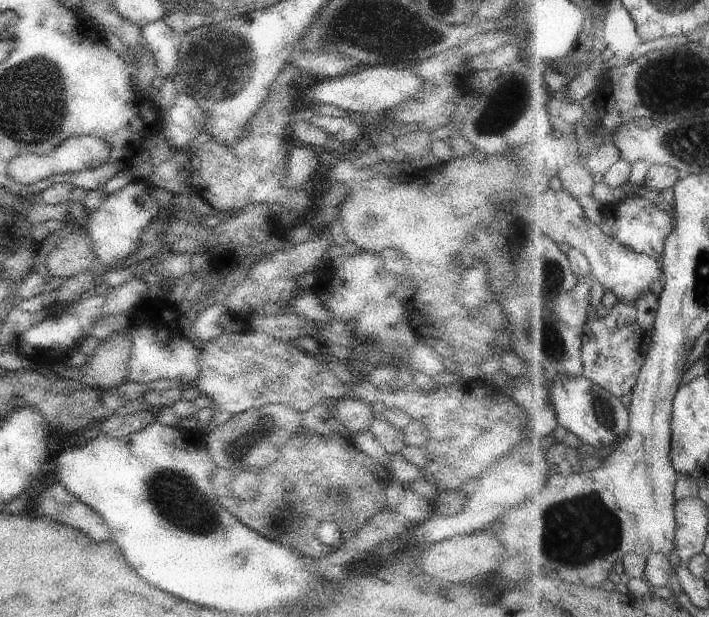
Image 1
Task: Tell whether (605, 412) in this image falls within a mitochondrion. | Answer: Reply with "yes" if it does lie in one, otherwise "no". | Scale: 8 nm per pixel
yes

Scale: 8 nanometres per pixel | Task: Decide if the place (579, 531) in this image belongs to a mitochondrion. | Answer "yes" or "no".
yes

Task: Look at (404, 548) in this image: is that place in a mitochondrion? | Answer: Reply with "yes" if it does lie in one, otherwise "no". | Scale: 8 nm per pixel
no

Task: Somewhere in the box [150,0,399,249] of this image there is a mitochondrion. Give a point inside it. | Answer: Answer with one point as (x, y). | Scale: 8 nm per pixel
(201, 83)

